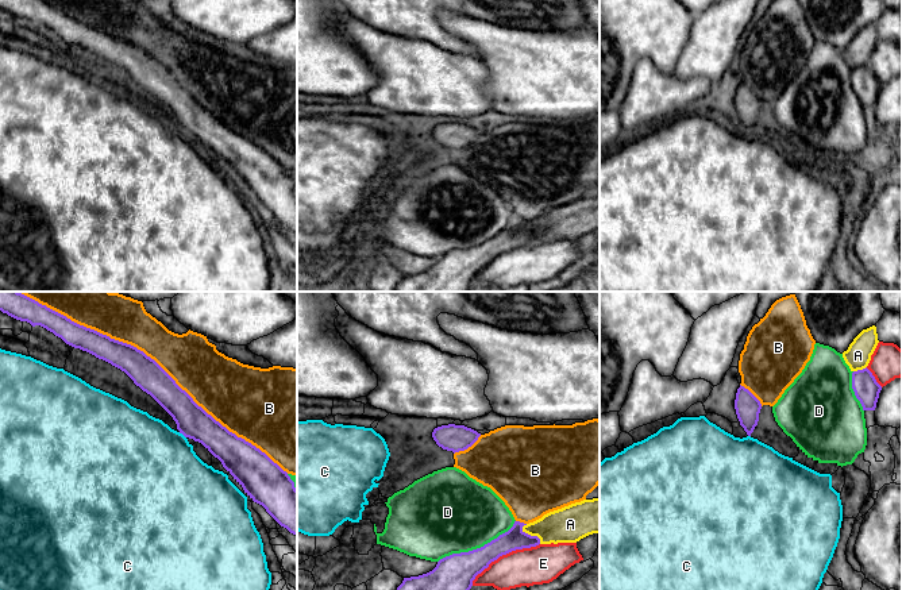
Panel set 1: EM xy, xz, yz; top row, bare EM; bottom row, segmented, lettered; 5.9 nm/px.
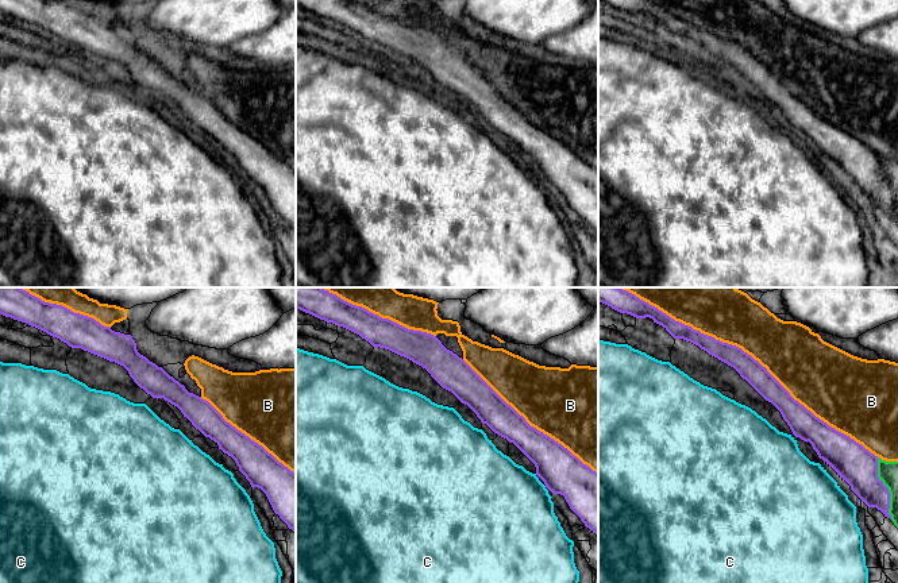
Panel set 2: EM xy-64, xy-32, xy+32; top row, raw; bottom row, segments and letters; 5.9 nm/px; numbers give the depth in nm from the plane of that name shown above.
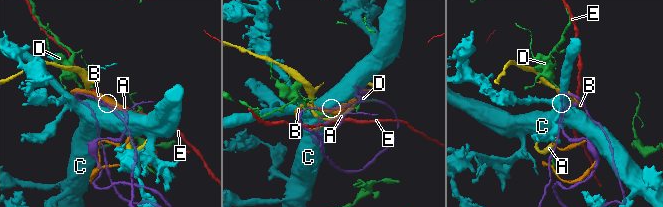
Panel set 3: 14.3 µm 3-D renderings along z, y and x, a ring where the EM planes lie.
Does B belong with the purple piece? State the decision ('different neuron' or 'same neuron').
same neuron

